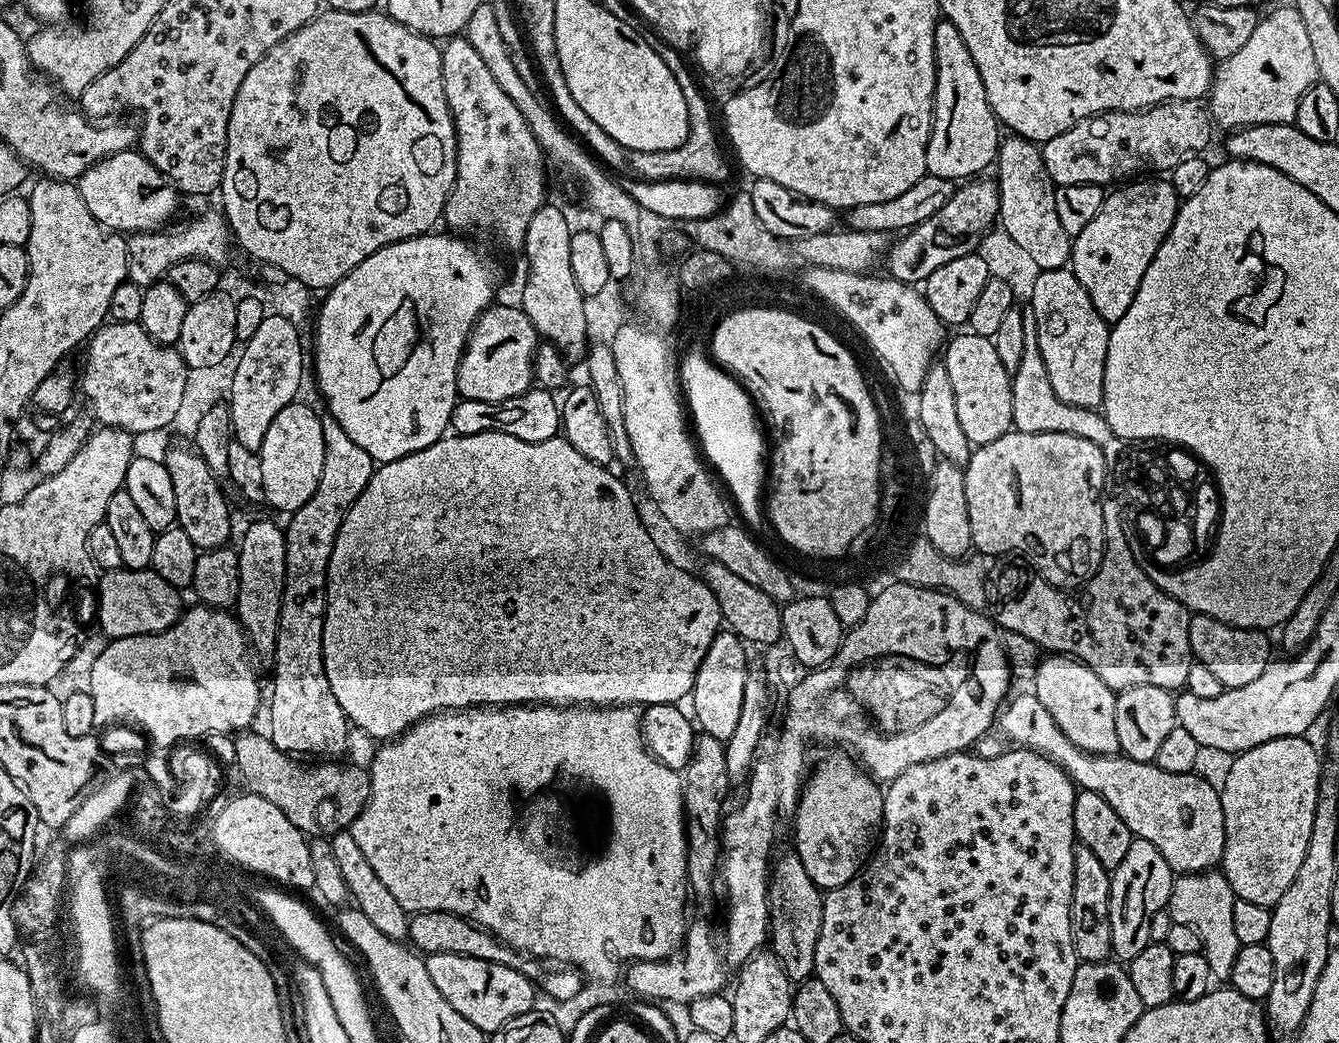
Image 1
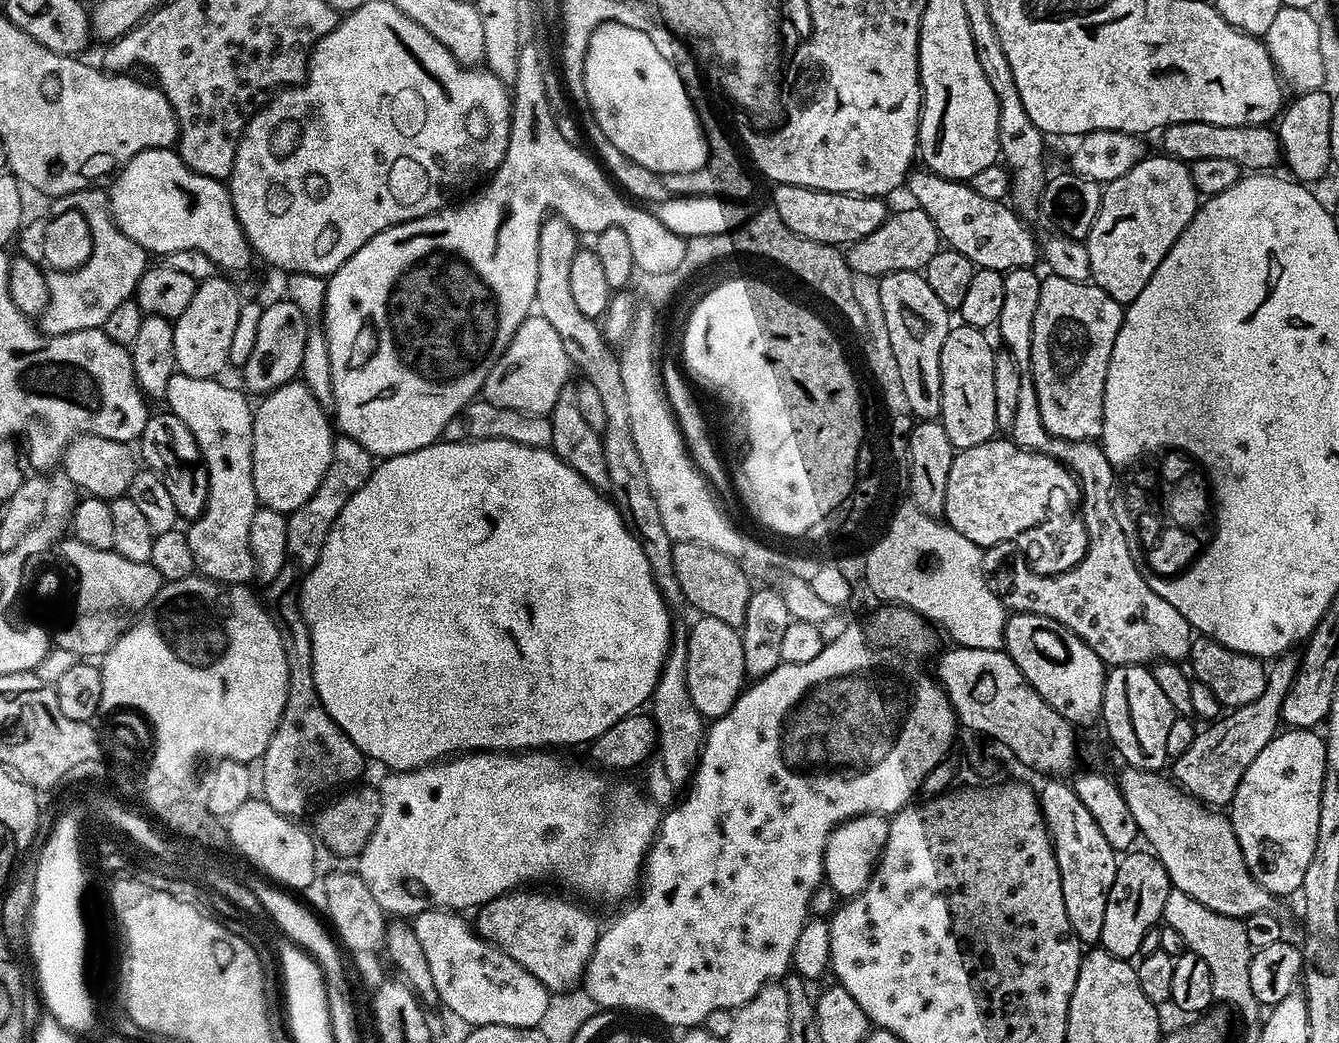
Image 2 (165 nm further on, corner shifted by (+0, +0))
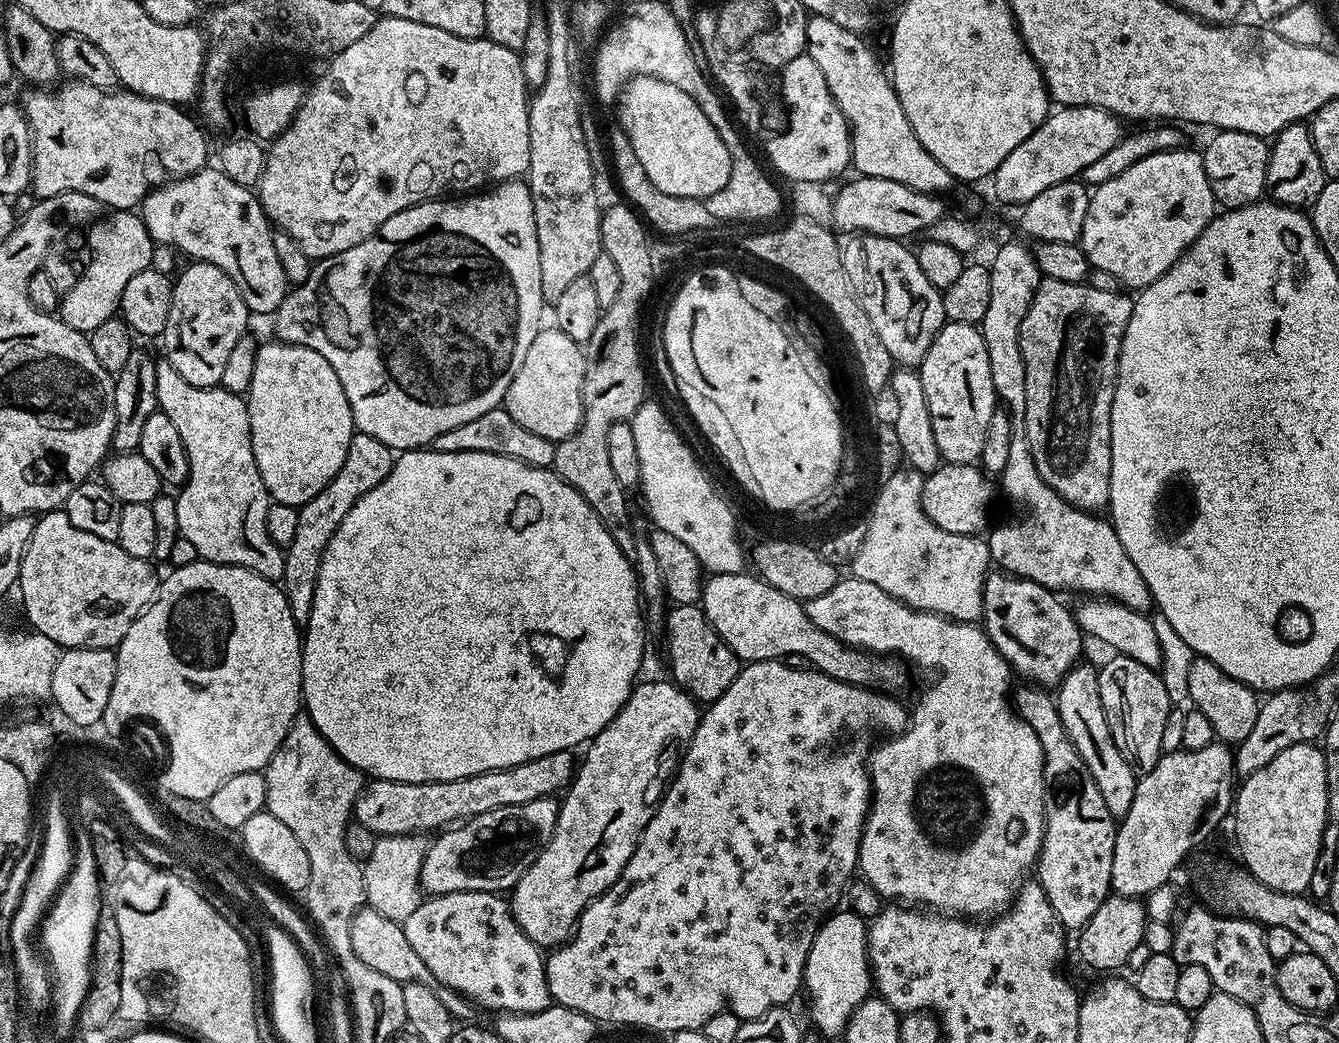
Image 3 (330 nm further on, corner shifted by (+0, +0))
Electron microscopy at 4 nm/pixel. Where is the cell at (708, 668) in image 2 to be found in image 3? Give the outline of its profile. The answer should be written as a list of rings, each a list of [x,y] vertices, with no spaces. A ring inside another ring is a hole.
[[[678,604],[669,607],[668,664],[672,667],[671,679],[679,684],[689,696],[700,702],[716,700],[734,682],[740,672],[742,661],[722,642],[722,638],[710,626],[703,608],[696,604]]]

